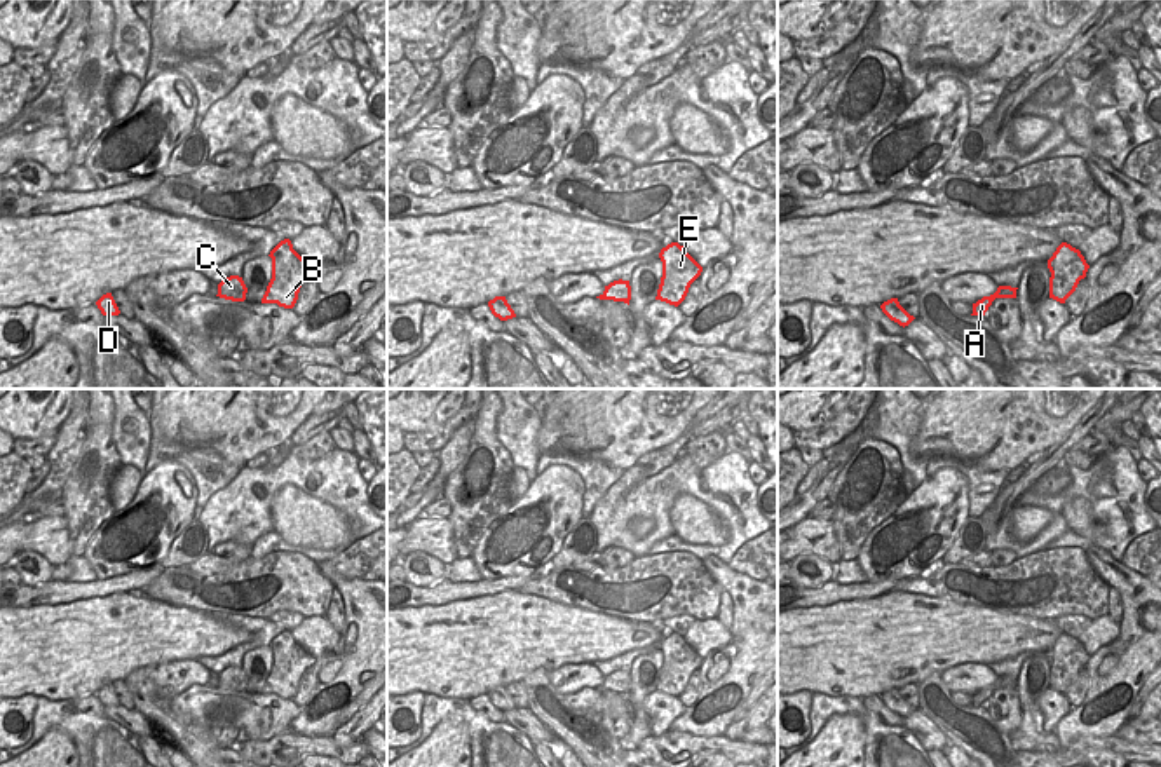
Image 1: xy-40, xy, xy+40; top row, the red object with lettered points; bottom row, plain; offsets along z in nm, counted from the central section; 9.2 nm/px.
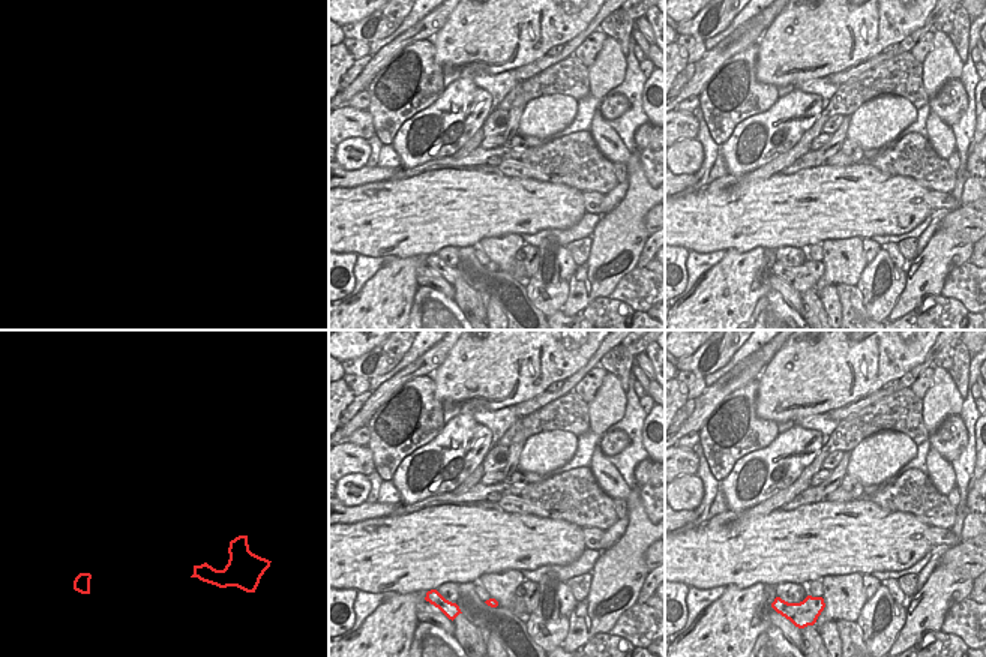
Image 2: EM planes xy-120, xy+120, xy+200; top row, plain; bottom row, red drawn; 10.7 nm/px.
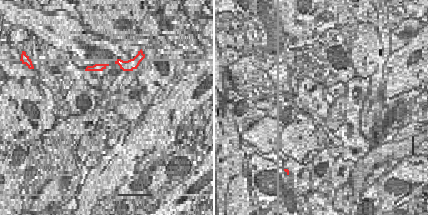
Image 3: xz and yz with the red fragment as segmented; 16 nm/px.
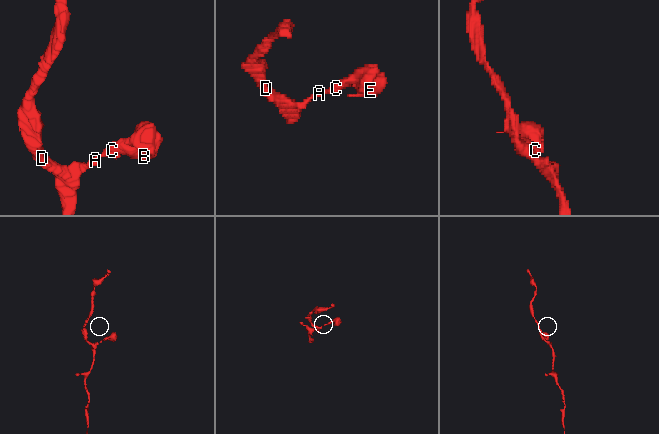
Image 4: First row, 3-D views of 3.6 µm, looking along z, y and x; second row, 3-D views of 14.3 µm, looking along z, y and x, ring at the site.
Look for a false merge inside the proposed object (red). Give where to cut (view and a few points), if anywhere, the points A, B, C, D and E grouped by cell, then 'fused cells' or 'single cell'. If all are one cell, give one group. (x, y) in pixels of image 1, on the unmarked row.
no cut | A B C D E | single cell

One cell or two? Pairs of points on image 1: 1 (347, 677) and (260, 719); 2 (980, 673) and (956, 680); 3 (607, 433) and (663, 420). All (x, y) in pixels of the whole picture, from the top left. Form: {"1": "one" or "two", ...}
{"1": "two", "2": "one", "3": "one"}

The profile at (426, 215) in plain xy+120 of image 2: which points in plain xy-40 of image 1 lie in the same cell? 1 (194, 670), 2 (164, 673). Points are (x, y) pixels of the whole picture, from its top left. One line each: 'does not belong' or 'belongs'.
1: does not belong
2: does not belong

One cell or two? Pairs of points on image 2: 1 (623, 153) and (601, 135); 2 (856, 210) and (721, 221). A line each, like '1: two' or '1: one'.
1: one
2: one

